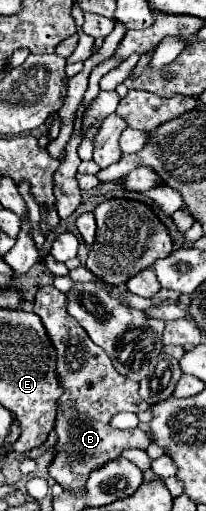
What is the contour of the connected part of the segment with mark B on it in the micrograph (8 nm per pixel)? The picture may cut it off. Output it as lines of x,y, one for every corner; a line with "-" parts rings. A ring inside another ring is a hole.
44,285
38,289
34,297
32,311
42,317
42,325
50,335
50,341
56,349
56,371
58,381
62,383
64,395
58,399
58,417
54,423
54,431
58,441
54,445
54,459
48,467
48,475
62,485
64,491
82,491
86,487
86,479
94,467
102,467
102,463
110,463
110,459
118,459
124,449
142,449
150,445
146,433
134,429
114,429
110,427
110,419
120,411
148,409
138,395
138,383
120,375
110,357
92,343
88,333
78,325
74,317
66,311
66,295
60,293
52,285

